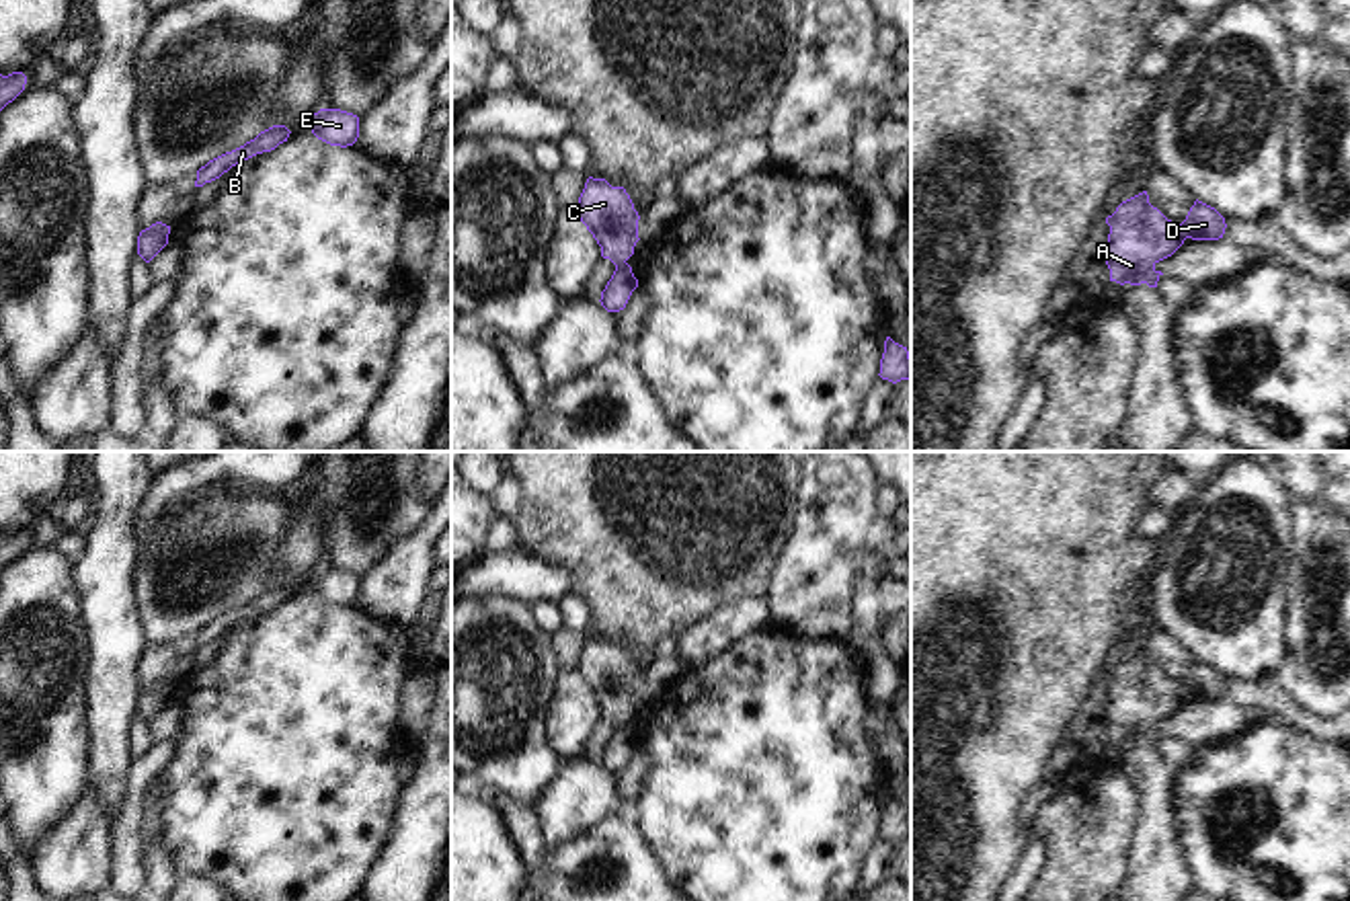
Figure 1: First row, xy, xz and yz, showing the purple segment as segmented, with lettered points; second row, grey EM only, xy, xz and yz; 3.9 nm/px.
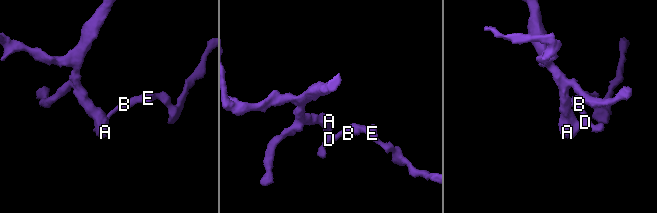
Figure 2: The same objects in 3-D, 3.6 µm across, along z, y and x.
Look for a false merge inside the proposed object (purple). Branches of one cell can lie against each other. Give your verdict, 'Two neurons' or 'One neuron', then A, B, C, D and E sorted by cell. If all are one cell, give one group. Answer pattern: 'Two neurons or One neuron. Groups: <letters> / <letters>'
Two neurons. Groups: A C / B D E.

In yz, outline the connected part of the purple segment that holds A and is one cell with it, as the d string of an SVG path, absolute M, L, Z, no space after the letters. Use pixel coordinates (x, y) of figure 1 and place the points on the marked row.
M1147 191L1122 201L1112 216L1106 265L1110 281L1120 285L1157 287L1161 271L1155 265L1172 257L1188 238L1182 224L1167 220L1149 203Z

